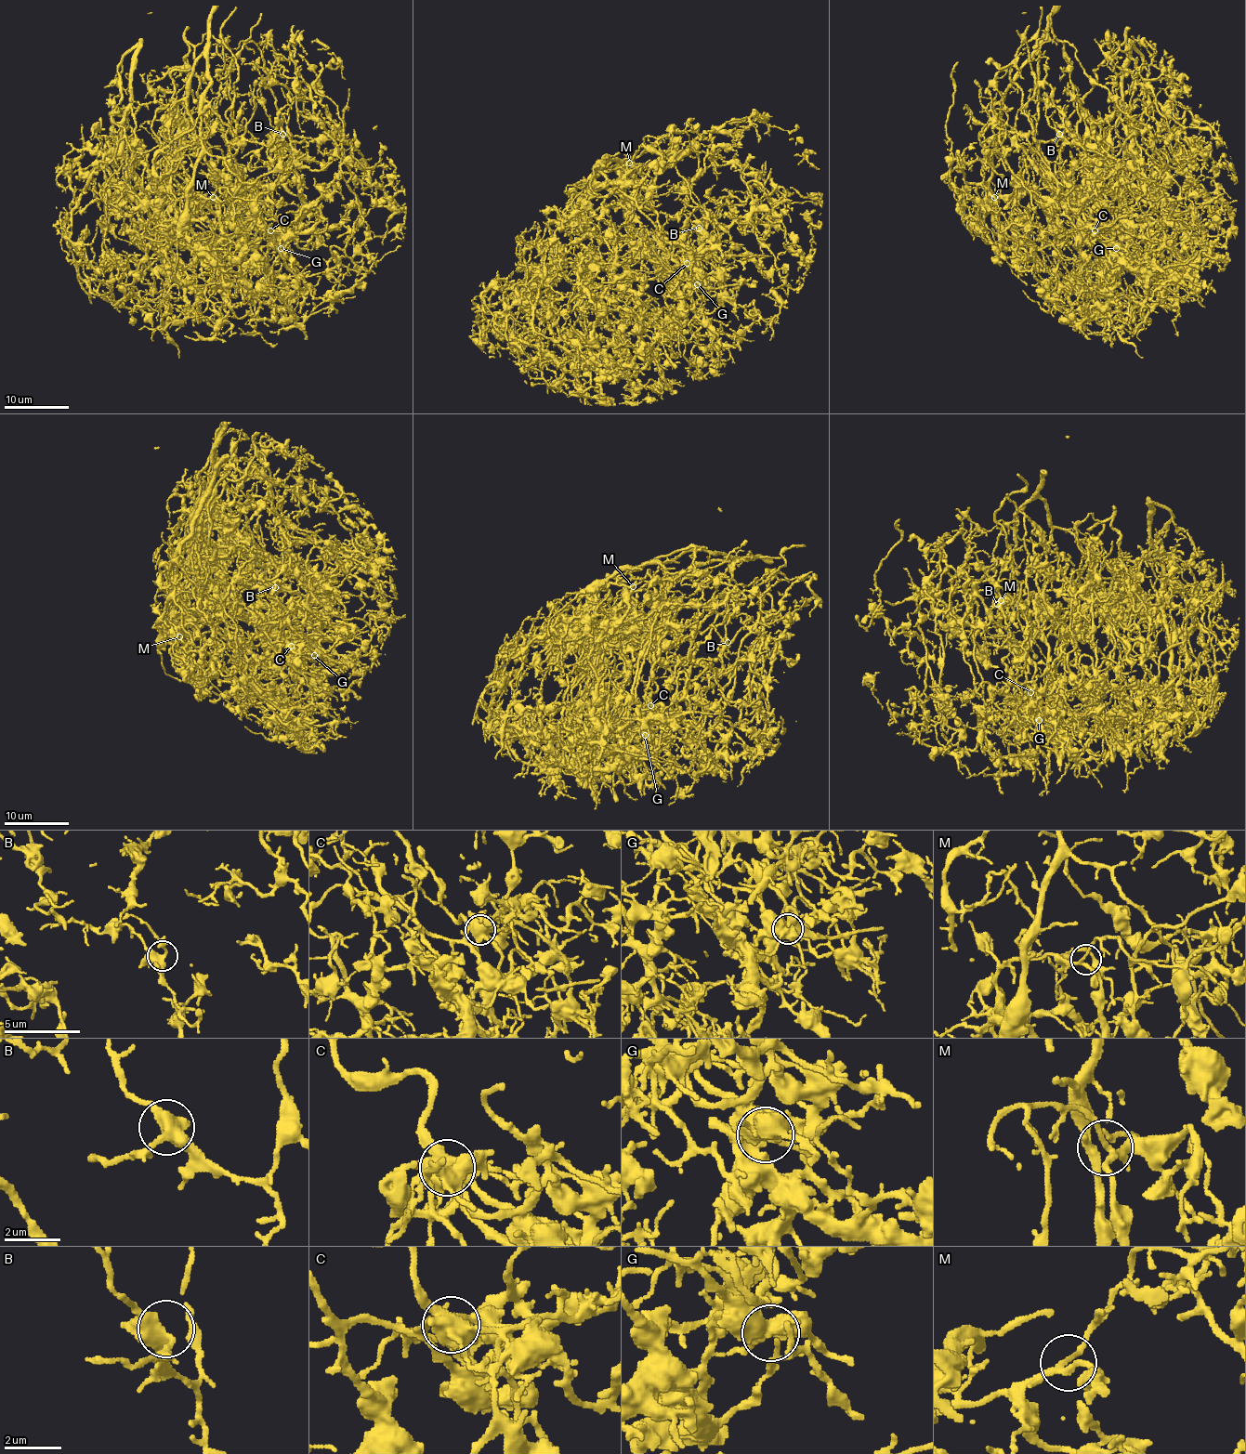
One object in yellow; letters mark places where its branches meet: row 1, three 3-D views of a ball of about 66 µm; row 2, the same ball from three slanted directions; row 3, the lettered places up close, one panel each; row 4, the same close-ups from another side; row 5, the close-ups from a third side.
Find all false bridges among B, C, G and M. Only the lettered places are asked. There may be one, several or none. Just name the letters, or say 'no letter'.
C, G

